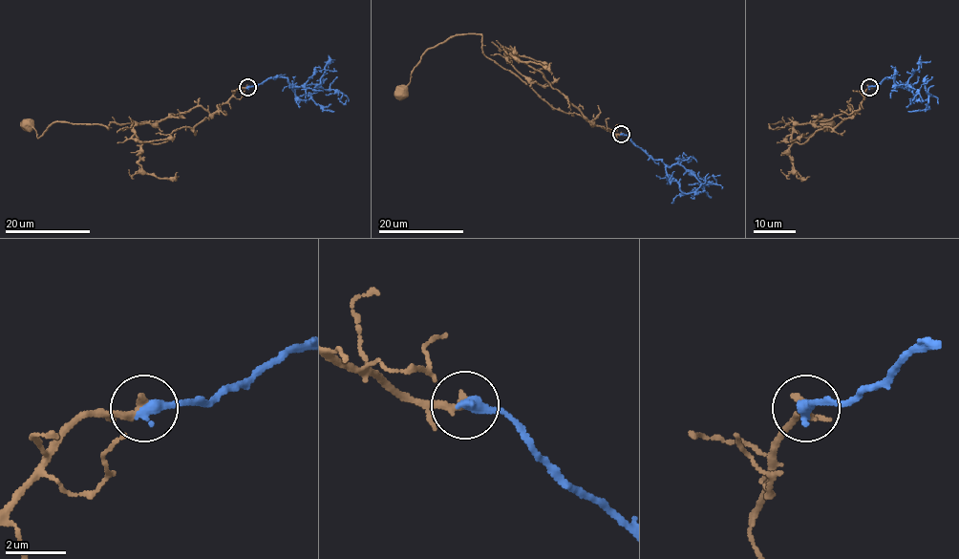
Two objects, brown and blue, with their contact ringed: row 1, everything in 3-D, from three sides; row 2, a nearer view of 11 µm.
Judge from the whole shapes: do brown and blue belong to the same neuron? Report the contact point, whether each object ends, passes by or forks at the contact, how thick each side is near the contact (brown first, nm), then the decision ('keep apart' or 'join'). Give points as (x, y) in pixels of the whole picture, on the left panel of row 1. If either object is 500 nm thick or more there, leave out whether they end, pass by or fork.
(247, 87) | brown ends | blue ends | 280/420 nm | join

